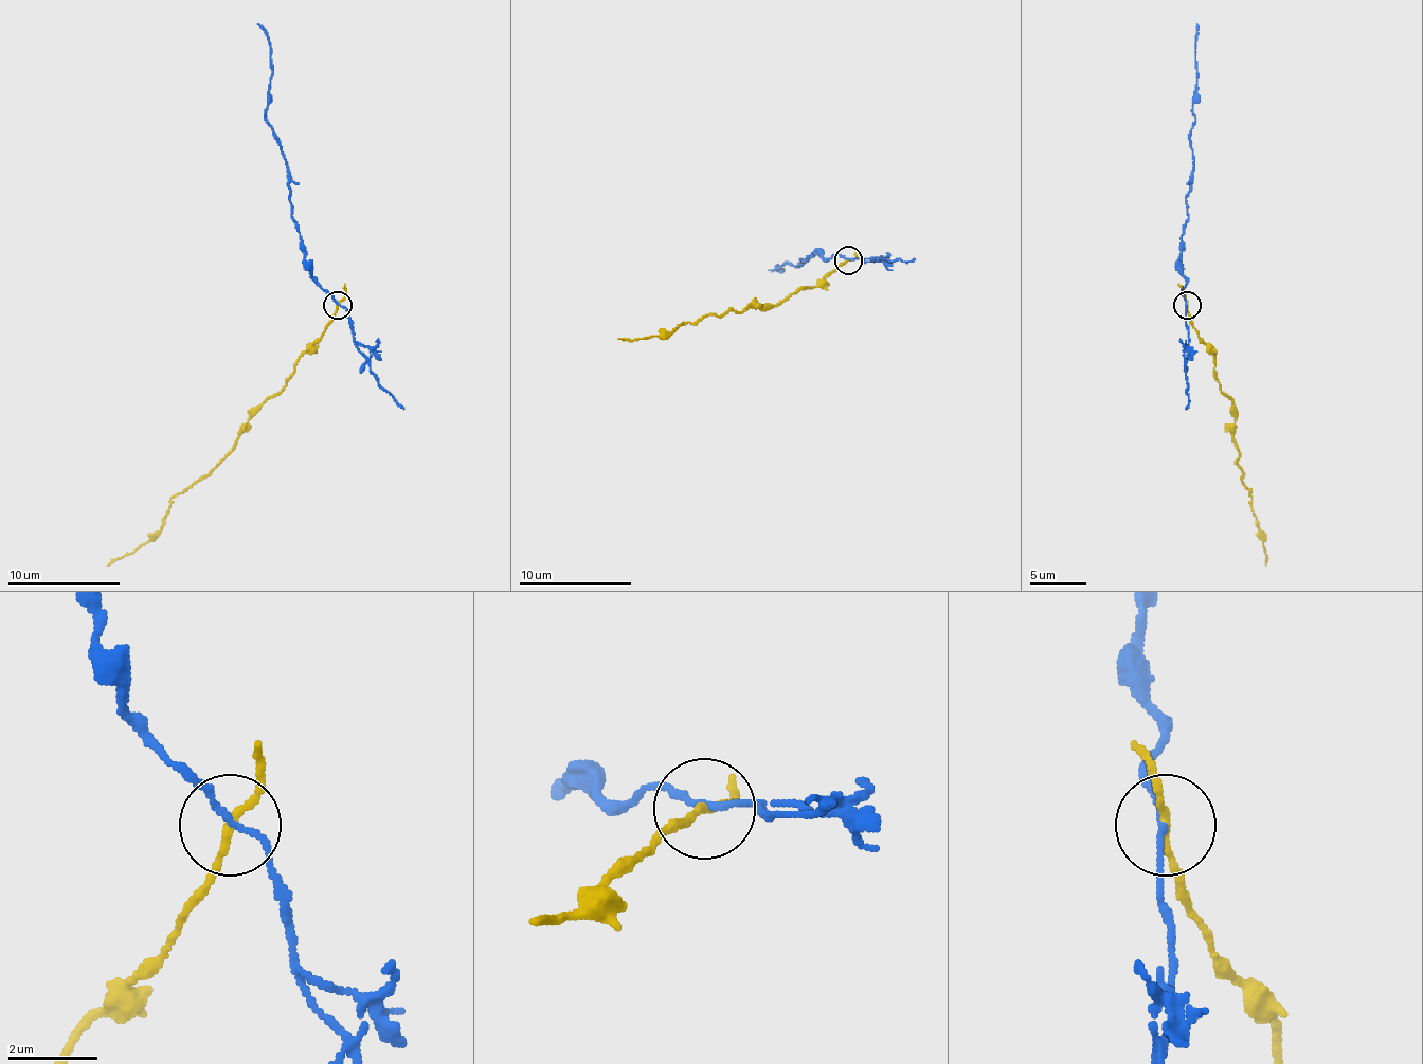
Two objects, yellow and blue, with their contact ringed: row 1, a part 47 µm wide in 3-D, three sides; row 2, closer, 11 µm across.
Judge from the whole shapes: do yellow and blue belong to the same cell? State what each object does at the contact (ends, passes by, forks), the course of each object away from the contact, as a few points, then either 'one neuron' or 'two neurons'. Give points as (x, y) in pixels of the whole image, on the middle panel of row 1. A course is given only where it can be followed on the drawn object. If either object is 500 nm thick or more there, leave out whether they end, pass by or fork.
yellow passes by; blue passes by; course yellow (847, 260), (814, 286), (803, 286), (774, 305), (746, 308), (718, 317), (704, 313), (660, 337), (617, 339); course blue (850, 260), (814, 255), (797, 266), (782, 264), (777, 269), (782, 269), (769, 269); two neurons

